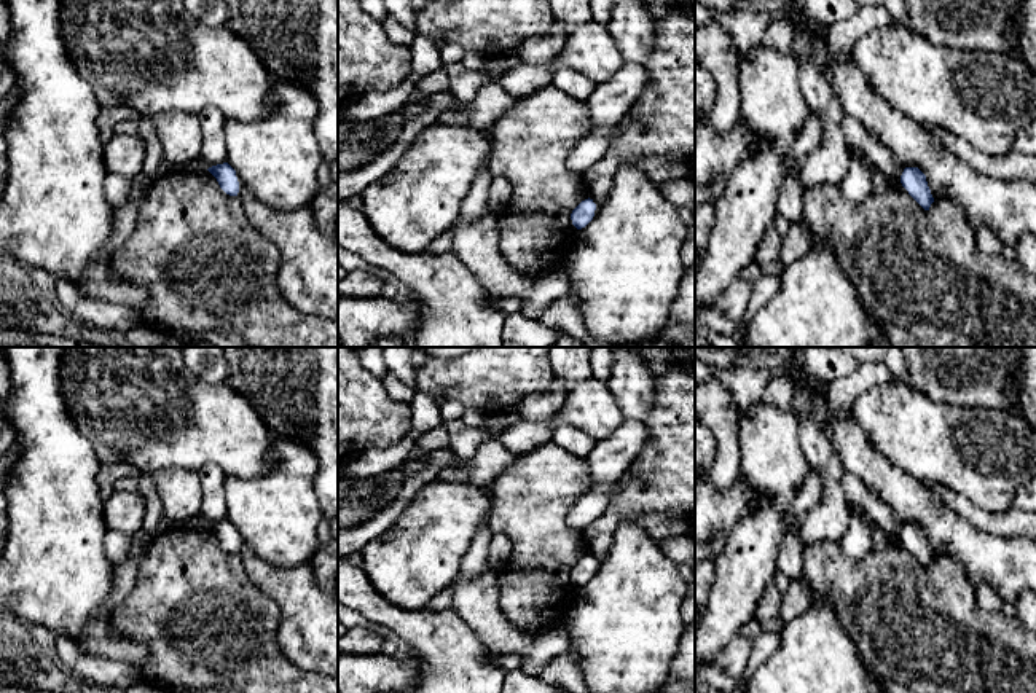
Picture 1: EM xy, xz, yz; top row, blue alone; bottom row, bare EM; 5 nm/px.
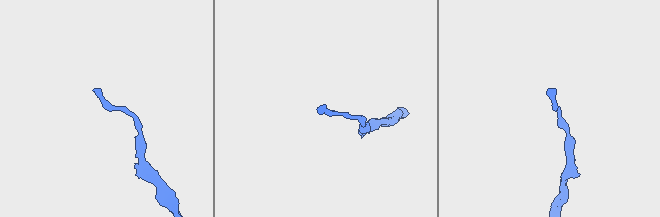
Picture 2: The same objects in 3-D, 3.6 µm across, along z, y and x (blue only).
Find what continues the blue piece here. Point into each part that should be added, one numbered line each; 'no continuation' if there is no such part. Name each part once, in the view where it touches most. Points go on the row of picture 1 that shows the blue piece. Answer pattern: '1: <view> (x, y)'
no continuation

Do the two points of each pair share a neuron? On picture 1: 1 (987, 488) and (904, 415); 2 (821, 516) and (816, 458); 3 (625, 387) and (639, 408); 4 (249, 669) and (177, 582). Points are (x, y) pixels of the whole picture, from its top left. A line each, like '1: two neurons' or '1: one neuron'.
1: one neuron
2: one neuron
3: one neuron
4: one neuron

